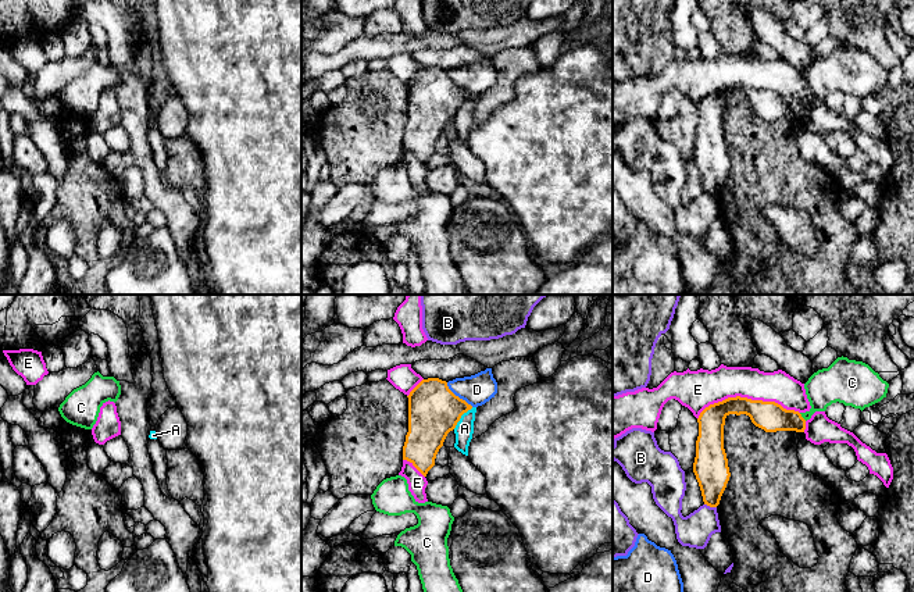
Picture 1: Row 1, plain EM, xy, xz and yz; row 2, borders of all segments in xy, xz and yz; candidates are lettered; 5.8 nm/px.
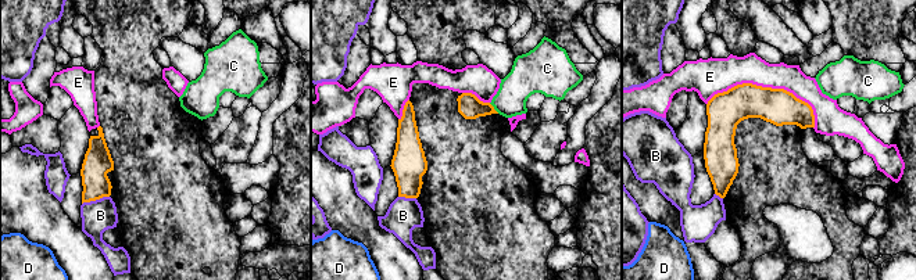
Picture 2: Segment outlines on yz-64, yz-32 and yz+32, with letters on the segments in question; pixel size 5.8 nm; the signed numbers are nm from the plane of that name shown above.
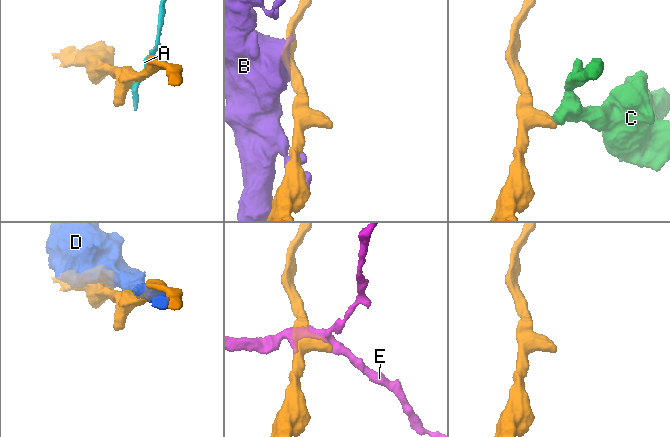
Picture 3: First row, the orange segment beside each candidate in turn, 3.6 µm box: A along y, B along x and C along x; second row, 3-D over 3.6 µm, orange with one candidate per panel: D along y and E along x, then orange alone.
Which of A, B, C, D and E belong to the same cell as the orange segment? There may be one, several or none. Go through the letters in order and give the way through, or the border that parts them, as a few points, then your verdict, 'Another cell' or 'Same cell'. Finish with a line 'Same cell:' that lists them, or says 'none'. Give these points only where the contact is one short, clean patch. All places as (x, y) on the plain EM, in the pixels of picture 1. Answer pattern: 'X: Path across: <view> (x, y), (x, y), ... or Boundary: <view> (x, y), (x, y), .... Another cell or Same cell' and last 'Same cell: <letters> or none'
A: Boundary: xz (472, 96), (461, 104), (453, 117). Another cell
B: Boundary: yz (704, 192), (716, 196). Another cell
C: Boundary: yz (799, 102), (806, 109). Another cell
D: Another cell
E: Another cell
Same cell: none

